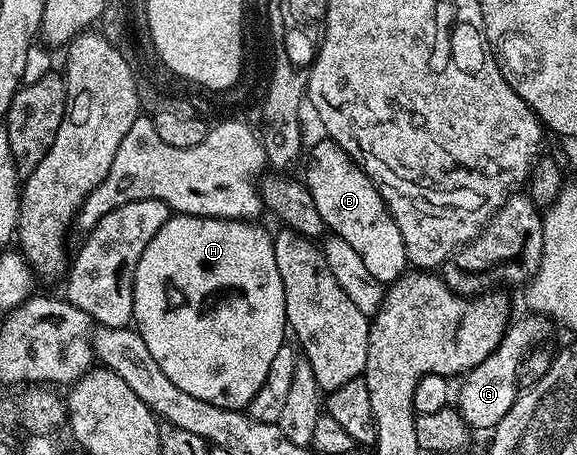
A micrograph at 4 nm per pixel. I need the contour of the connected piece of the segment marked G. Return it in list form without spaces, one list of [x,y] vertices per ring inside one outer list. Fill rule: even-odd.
[[[527,316],[531,318],[516,317],[508,325],[507,331],[503,333],[501,344],[481,364],[477,364],[462,379],[463,387],[457,390],[457,409],[459,415],[465,419],[472,431],[487,430],[494,431],[497,425],[513,408],[515,399],[521,393],[519,386],[519,370],[524,369],[525,359],[547,338],[552,323],[543,316]],[[519,318],[519,319],[518,319]],[[551,325],[551,326],[550,326]],[[459,398],[459,402],[458,402]]]

